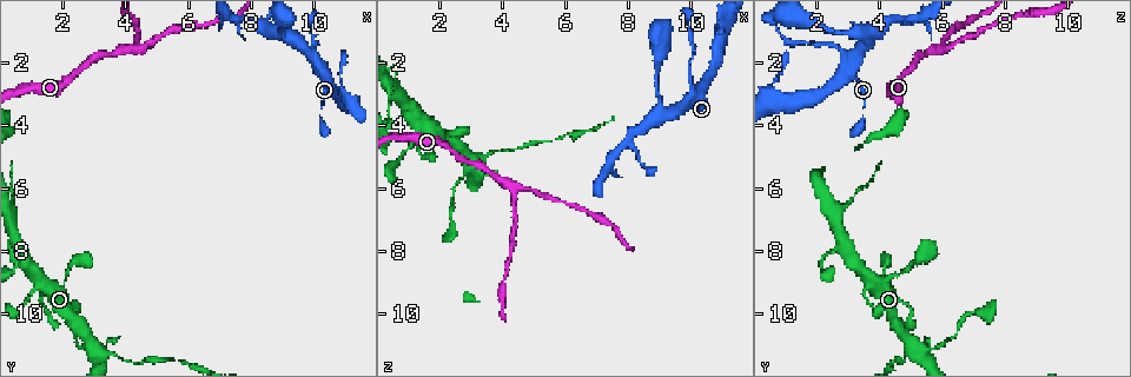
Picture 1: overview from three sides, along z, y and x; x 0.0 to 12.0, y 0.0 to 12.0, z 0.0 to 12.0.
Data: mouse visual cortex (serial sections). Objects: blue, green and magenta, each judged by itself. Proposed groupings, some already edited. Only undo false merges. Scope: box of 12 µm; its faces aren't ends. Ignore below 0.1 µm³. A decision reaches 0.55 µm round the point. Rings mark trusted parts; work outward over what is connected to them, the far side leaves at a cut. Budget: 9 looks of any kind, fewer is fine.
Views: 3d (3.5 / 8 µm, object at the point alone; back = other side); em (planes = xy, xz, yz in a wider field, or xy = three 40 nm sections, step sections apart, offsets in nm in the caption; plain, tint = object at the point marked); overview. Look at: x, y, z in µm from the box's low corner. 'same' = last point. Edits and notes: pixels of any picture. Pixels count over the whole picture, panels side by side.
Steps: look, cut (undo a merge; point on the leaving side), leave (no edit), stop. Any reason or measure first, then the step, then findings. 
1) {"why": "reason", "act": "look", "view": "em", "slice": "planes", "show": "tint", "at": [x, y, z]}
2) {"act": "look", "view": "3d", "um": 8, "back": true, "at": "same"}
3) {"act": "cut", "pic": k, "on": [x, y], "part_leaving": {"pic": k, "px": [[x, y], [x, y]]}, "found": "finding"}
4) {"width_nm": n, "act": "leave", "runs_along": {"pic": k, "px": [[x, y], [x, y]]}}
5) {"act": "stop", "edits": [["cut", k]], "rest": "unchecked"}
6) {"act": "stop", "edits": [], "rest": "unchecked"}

{"why": "sharp bend", "act": "look", "view": "3d", "um": 3.5, "back": true, "at": [9.2, 1.1, 3.7]}

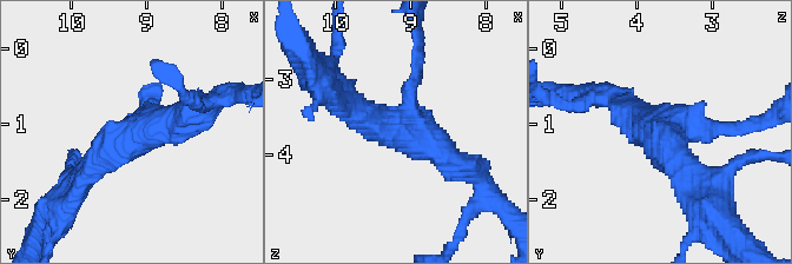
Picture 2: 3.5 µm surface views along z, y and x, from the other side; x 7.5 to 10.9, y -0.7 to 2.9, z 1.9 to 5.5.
{"why": "need the tissue", "act": "look", "view": "em", "slice": "xy", "step": 1, "show": "tint", "at": [9.20, 1.15, 3.70]}

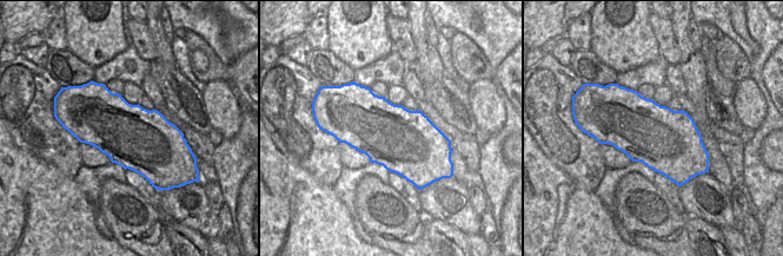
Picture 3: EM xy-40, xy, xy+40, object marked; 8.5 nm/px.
{"act": "leave", "runs_along": {"pic": 2, "px": [[78, 184], [118, 140], [153, 126]]}, "found": "continuous, no second cell"}

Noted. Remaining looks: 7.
{"why": "branch point", "act": "look", "view": "3d", "um": 3.5, "at": [10.9, 3.3, 0.9]}

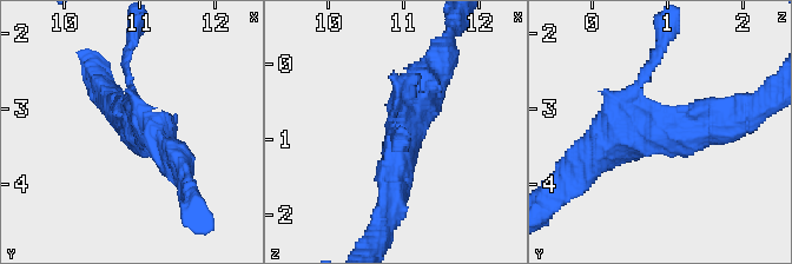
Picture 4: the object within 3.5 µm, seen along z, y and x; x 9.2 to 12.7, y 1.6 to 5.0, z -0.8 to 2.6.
{"act": "leave", "runs_along": {"pic": 4, "px": [[390, 204], [397, 138], [437, 68]]}, "found": "all the same cell"}

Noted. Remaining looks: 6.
{"why": "branch point", "act": "look", "view": "3d", "um": 3.5, "at": [4.3, 1.7, 6.0]}

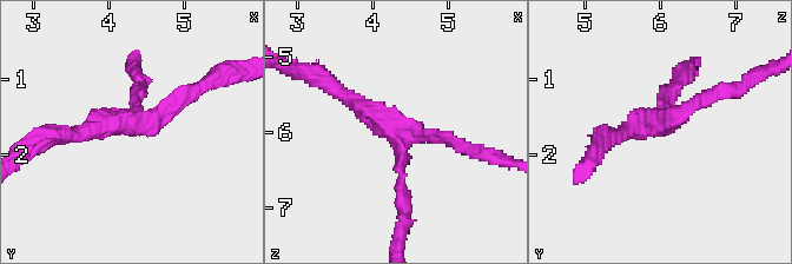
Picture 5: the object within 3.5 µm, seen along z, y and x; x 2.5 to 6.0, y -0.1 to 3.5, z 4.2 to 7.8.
{"arms": 3, "arm_widths_nm": [150, 150, 200], "why": "need the tissue", "act": "look", "view": "em", "slice": "xy", "step": 2, "show": "tint", "at": [4.35, 1.60, 6.00]}

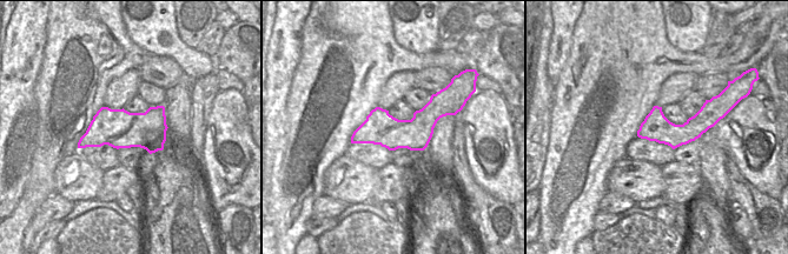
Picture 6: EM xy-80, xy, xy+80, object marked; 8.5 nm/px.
{"act": "leave", "found": "continuous, no second cell"}

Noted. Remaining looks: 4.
{"why": "four-way junction", "act": "look", "view": "3d", "um": 3.5, "at": [2.8, 11.1, 5.4]}

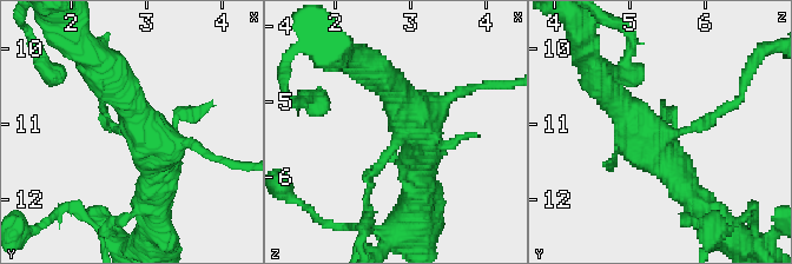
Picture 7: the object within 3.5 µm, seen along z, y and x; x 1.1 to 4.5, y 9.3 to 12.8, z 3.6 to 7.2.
{"why": "shape alone is not enough", "act": "look", "view": "em", "slice": "xy", "step": 2, "show": "tint", "at": [2.90, 11.10, 5.40]}

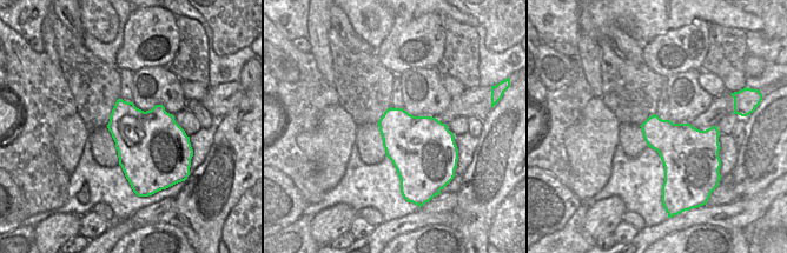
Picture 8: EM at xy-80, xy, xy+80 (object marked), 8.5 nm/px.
{"width_nm": 500, "act": "leave", "runs_along": {"pic": 7, "px": [[601, 78], [685, 190]]}, "found": "one cell here"}

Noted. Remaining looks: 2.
{"act": "stop", "edits": [], "rest": "unchecked"}

